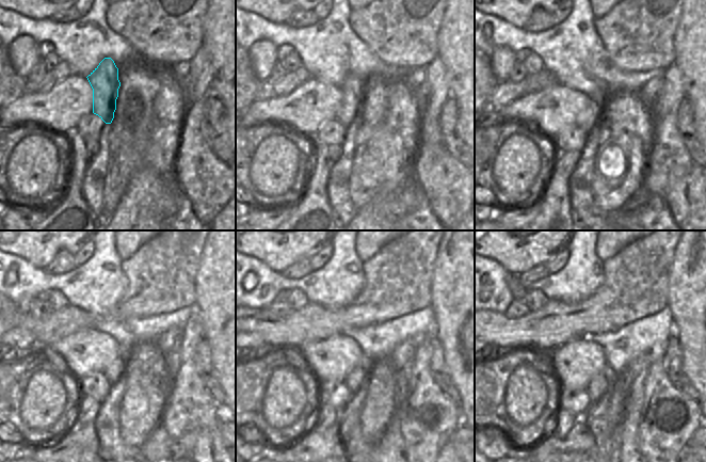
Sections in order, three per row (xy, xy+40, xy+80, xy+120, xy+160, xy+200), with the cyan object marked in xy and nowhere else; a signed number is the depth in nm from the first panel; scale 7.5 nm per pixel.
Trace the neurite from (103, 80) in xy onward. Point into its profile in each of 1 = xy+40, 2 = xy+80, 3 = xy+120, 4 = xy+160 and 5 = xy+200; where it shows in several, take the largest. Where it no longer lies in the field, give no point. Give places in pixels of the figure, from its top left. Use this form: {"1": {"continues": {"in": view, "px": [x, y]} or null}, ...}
{"1": {"continues": {"in": "xy+40", "px": [352, 89]}}, "2": {"continues": {"in": "xy+80", "px": [587, 120]}}, "3": {"continues": {"in": "xy+120", "px": [113, 372]}}, "4": {"continues": {"in": "xy+160", "px": [354, 381]}}, "5": {"continues": {"in": "xy+200", "px": [599, 384]}}}

